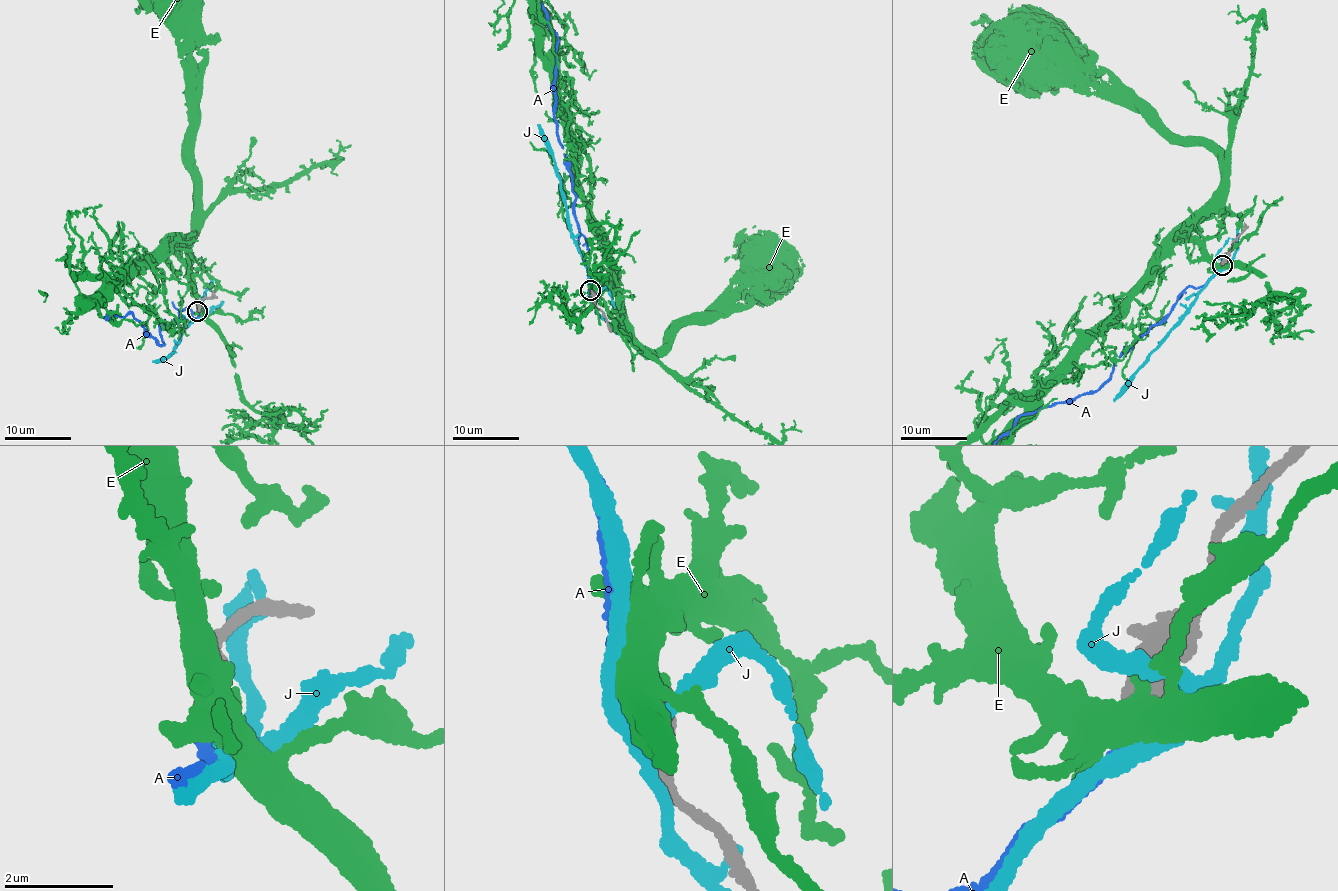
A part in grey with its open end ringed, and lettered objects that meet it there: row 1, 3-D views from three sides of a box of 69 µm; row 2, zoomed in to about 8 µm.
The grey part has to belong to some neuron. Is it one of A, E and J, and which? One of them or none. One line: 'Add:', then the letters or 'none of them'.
Add: A

